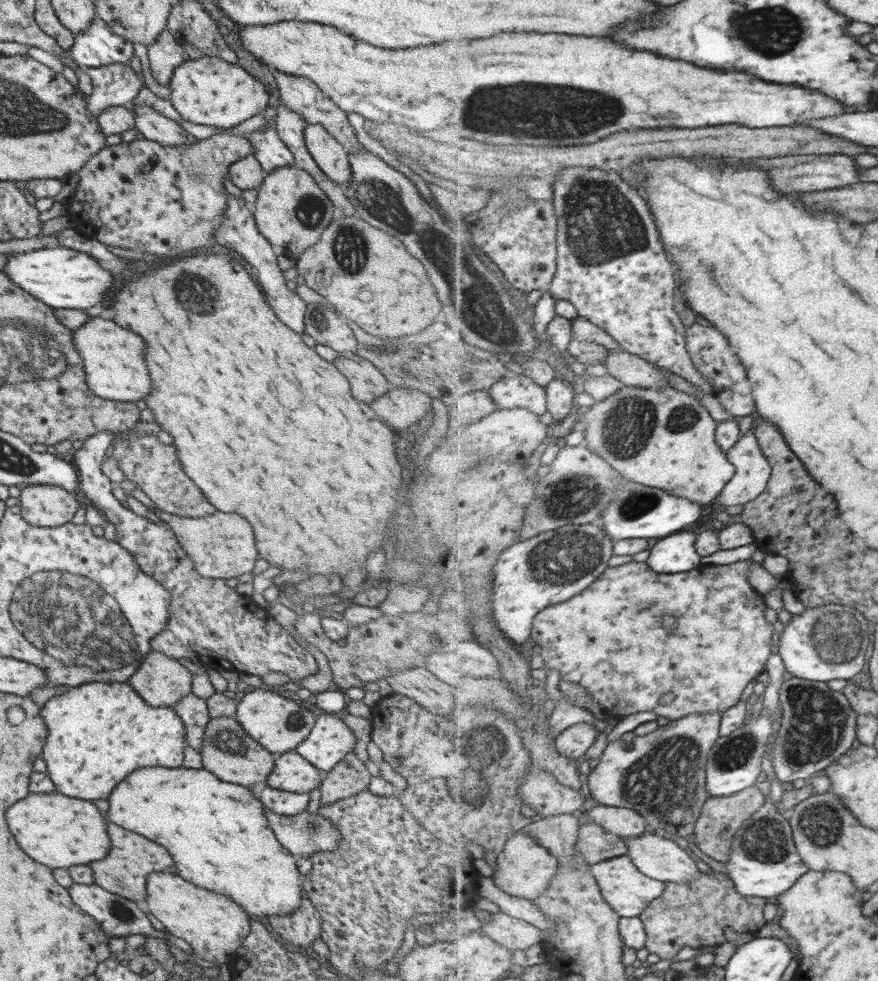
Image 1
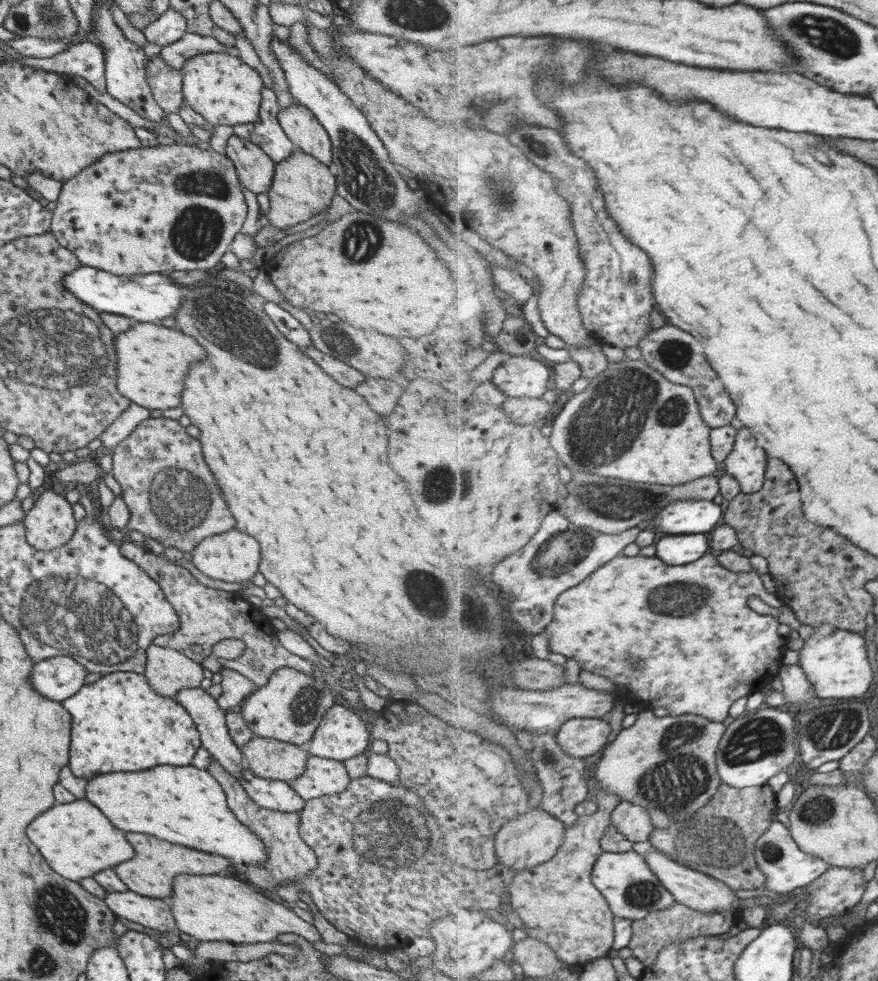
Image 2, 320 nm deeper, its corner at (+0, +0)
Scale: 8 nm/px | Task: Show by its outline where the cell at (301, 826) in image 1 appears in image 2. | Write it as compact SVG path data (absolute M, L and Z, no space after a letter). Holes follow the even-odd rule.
M200 687L181 689L174 694L173 699L177 704L180 704L191 717L192 723L195 725L198 737L200 738L200 746L205 748L211 755L211 758L215 759L225 771L233 775L237 780L240 780L240 770L246 768L246 761L243 760L239 747L229 736L224 723L225 711L218 708L216 700L205 693Z

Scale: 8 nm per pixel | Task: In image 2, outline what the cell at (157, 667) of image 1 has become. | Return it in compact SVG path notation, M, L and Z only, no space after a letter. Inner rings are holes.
M149 645L145 651L144 672L149 686L162 697L172 697L181 689L199 687L203 680L200 663L176 650Z

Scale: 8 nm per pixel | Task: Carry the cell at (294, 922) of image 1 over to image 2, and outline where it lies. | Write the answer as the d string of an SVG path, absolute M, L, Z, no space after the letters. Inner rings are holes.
M211 759L205 769L223 788L226 798L226 805L229 807L233 816L245 826L251 829L253 834L262 838L263 847L265 847L265 866L247 866L245 876L249 882L256 886L255 890L259 891L265 897L280 902L277 897L277 887L283 882L299 879L300 876L307 875L315 869L316 857L313 850L303 843L297 834L299 826L300 811L279 812L265 808L259 808L242 790L240 781L233 775L225 771L222 766L215 760Z

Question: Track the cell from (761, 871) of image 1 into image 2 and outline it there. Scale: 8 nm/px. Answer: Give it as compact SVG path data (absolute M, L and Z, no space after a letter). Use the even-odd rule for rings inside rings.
M778 819L770 826L767 833L759 838L756 843L755 856L757 864L759 864L758 869L765 872L765 876L767 876L766 888L777 894L787 894L787 892L793 892L797 888L807 887L832 868L825 860L801 850L793 839L790 827ZM769 848L779 848L779 860L769 860L769 856L767 856Z

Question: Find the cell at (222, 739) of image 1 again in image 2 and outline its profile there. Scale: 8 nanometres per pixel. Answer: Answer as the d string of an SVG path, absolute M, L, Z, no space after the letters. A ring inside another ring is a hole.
M254 735L243 746L239 746L242 758L247 768L253 771L256 777L262 779L279 780L288 783L297 778L304 770L306 760L310 756L305 747L298 747L274 738L261 738Z

